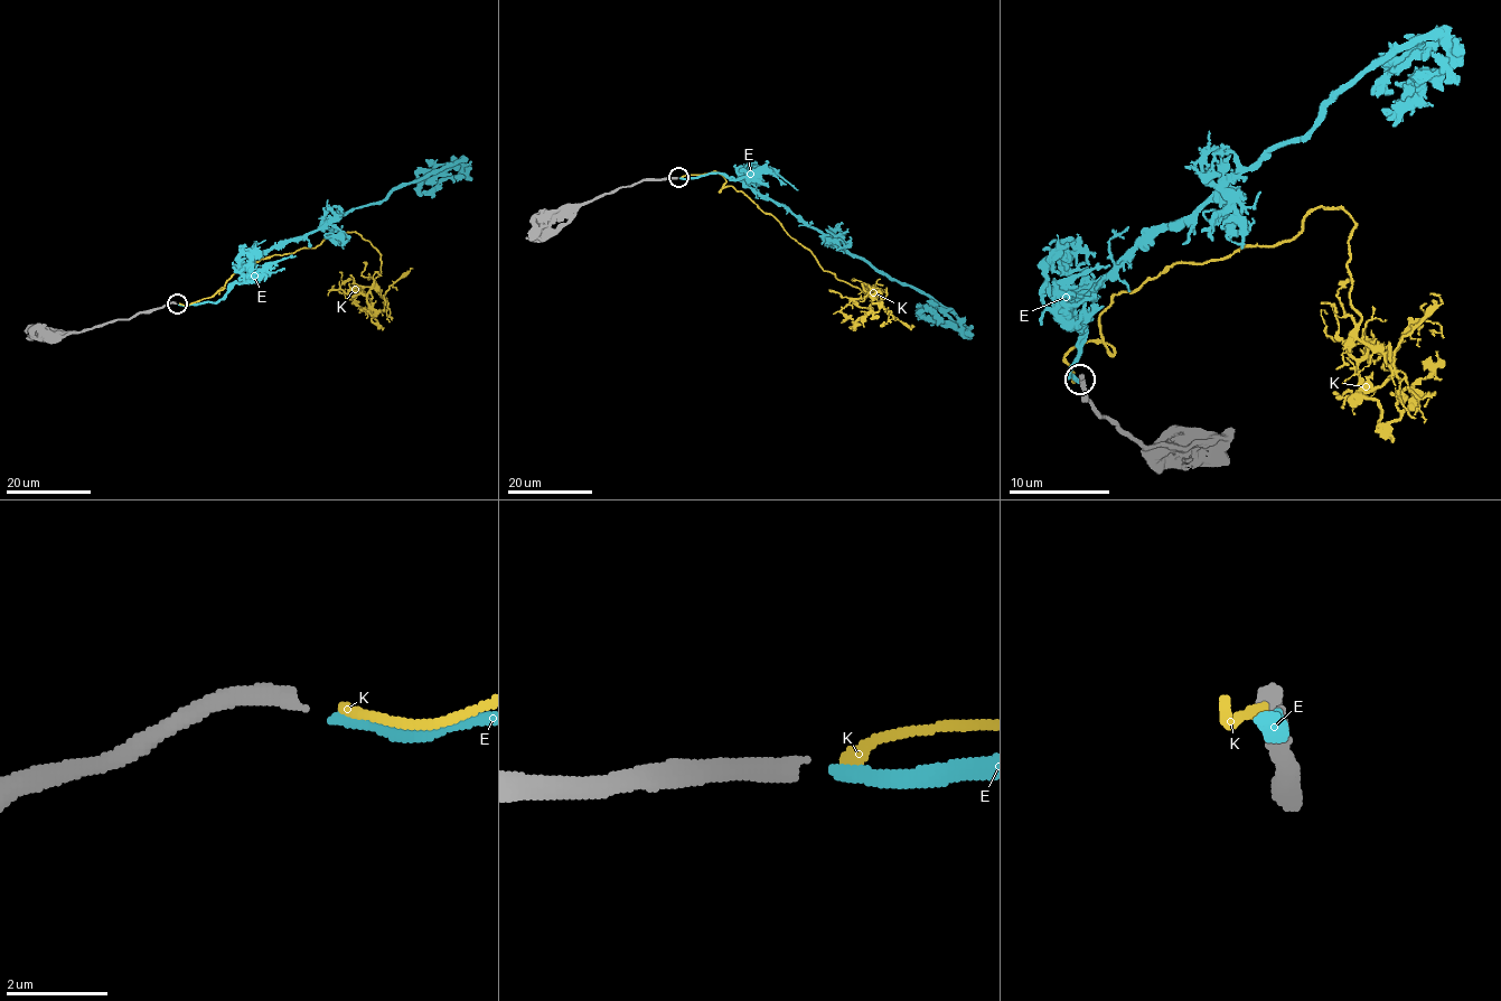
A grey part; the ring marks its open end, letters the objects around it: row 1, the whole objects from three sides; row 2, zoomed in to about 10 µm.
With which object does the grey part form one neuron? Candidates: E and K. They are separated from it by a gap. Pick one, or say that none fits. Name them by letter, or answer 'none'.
E

